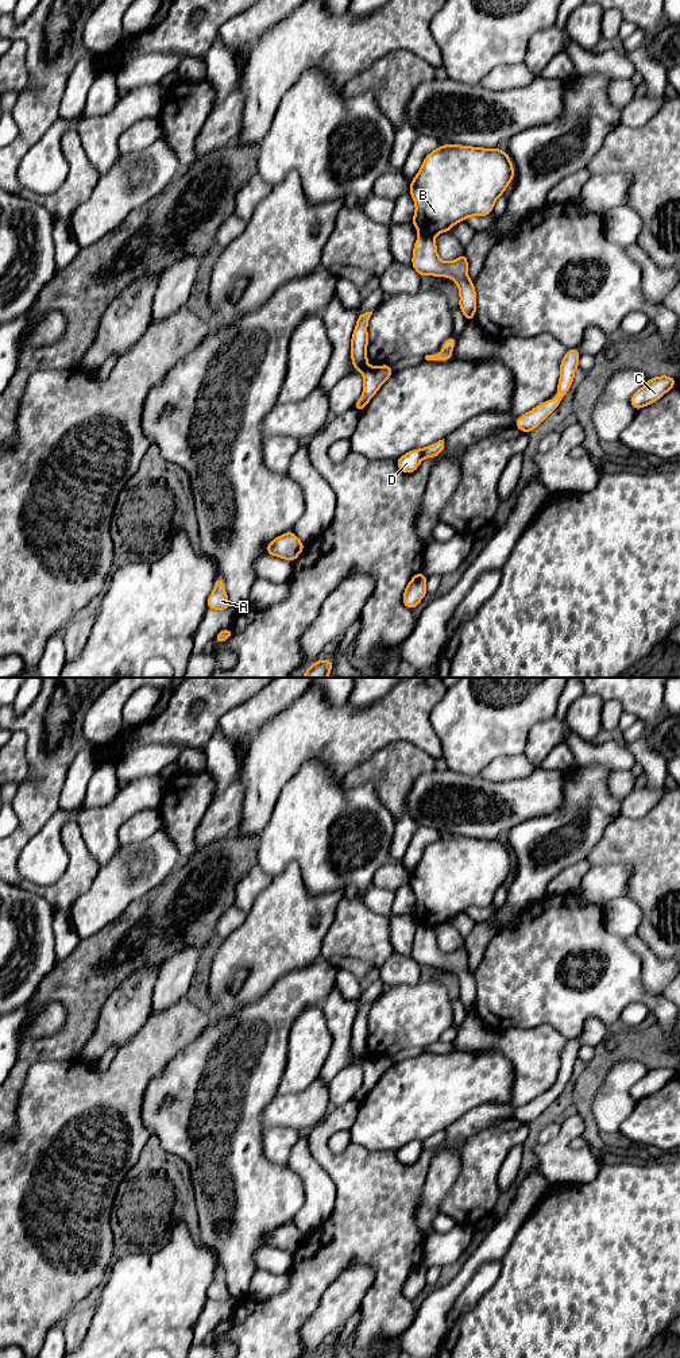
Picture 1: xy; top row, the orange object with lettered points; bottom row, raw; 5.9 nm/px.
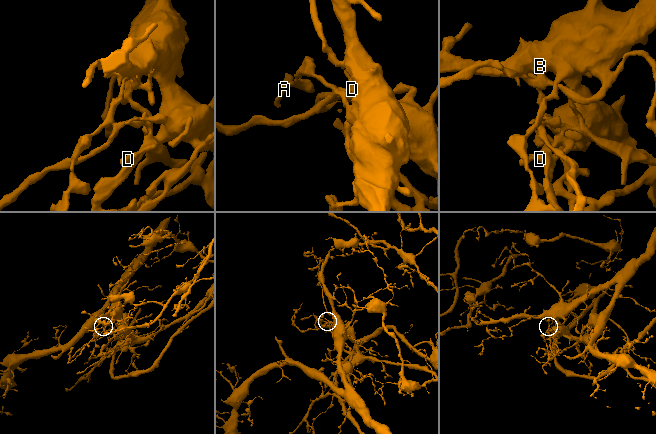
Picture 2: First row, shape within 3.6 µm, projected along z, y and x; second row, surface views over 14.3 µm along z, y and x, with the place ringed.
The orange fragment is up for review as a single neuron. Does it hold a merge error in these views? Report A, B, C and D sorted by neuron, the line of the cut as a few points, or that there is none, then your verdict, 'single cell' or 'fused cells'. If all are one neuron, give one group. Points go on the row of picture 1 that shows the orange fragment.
A D / B C; cut in xy along (420, 232), (433, 236); fused cells

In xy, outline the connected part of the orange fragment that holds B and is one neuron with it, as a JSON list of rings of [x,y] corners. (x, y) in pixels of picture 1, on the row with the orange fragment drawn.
[[[441,144],[429,153],[417,175],[410,181],[410,194],[416,204],[413,225],[418,234],[436,236],[471,216],[487,216],[495,201],[514,180],[510,157],[497,148],[461,144]]]

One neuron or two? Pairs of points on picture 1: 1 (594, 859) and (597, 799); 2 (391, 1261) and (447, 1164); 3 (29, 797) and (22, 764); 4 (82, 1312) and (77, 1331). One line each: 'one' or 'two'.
1: two
2: two
3: one
4: one

